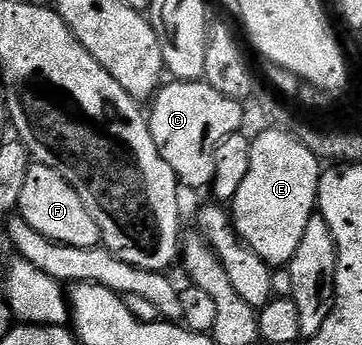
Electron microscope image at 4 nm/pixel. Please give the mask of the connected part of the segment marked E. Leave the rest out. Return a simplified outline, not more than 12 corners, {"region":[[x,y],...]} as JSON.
{"region":[[264,130],[231,202],[241,241],[270,266],[299,250],[322,165]]}

